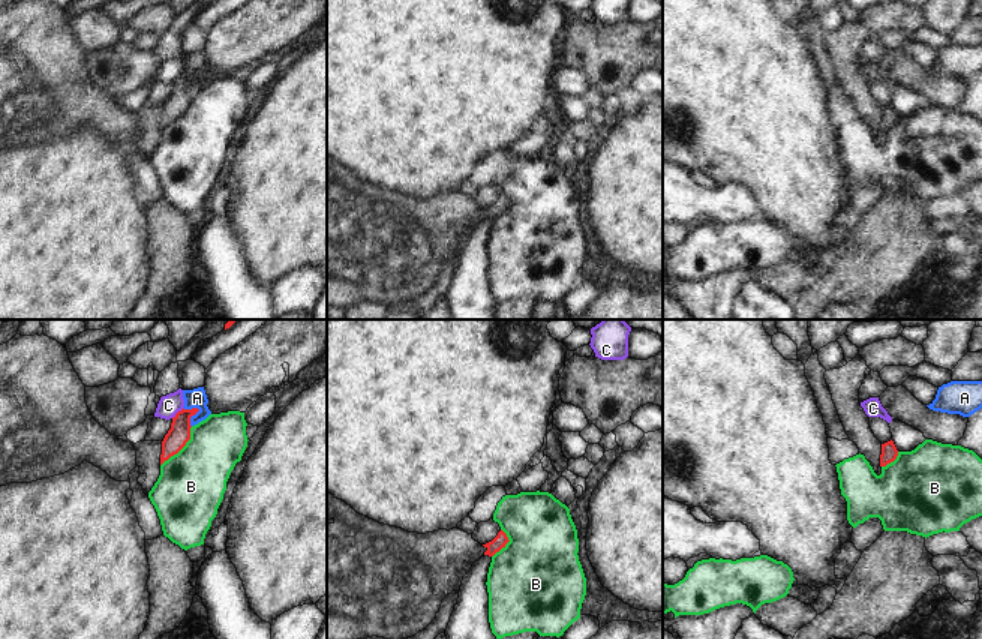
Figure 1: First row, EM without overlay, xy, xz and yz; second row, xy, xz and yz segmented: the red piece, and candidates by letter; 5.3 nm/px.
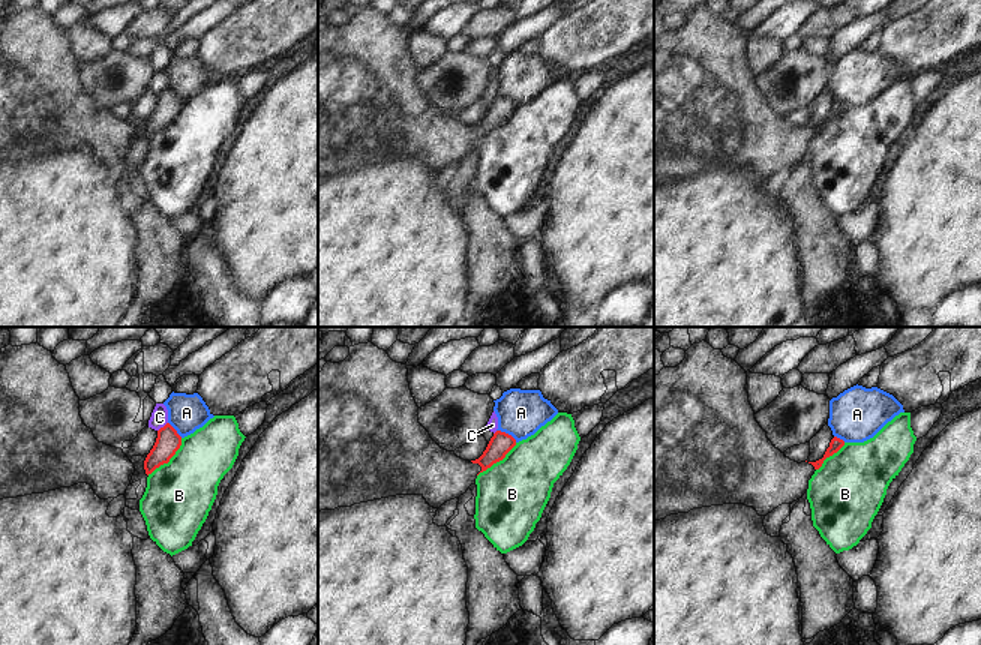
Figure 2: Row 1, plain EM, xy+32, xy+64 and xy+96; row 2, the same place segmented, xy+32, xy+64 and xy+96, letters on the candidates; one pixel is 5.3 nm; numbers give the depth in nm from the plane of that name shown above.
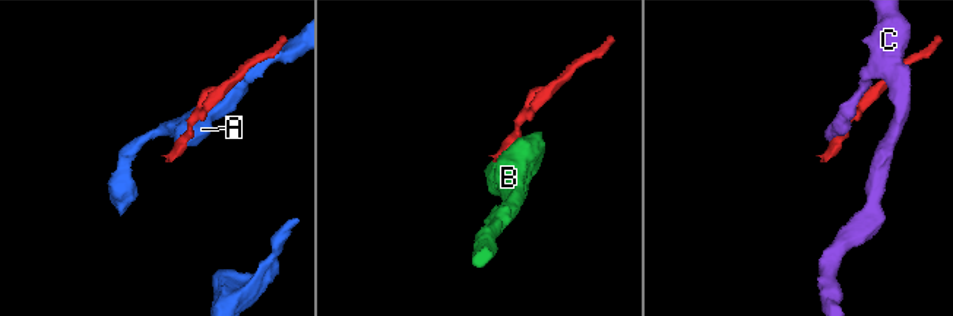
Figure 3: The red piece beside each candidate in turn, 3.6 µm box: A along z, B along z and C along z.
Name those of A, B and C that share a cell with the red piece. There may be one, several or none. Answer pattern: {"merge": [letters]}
{"merge": []}

